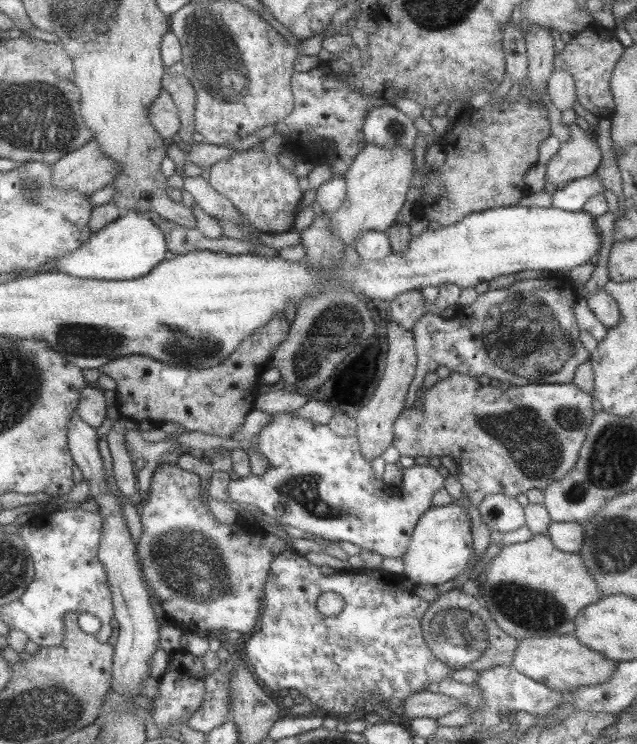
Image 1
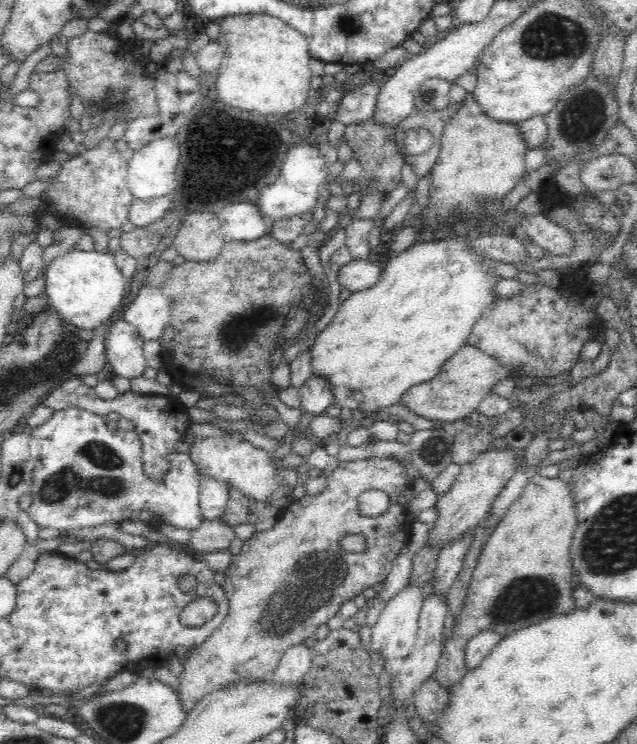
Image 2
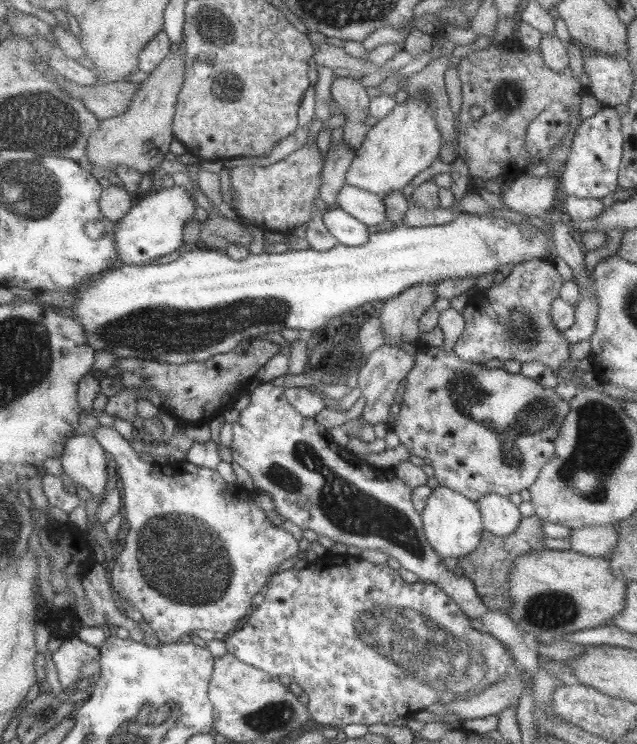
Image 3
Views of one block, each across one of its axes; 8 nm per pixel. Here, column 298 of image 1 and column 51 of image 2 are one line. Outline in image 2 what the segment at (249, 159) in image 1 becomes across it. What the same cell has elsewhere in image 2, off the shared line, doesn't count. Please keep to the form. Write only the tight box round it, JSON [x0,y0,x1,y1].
[40,138,135,232]

